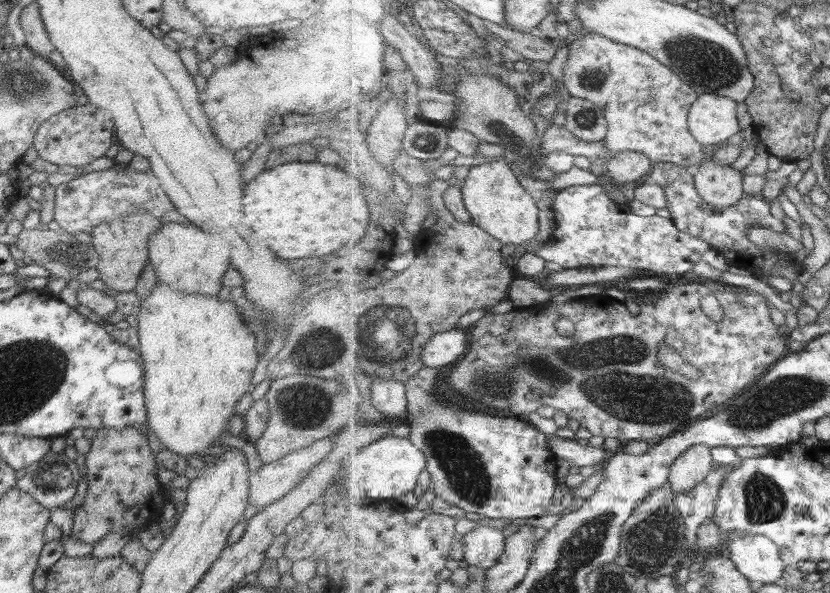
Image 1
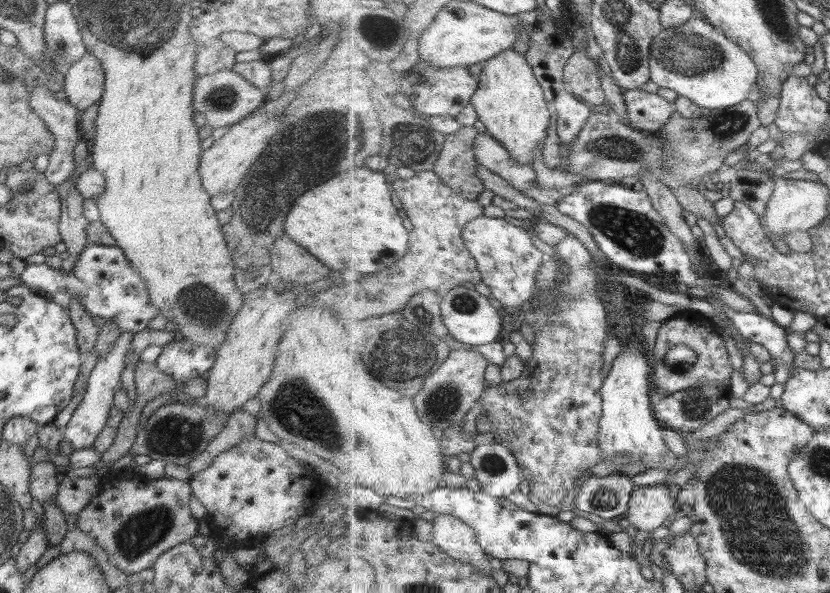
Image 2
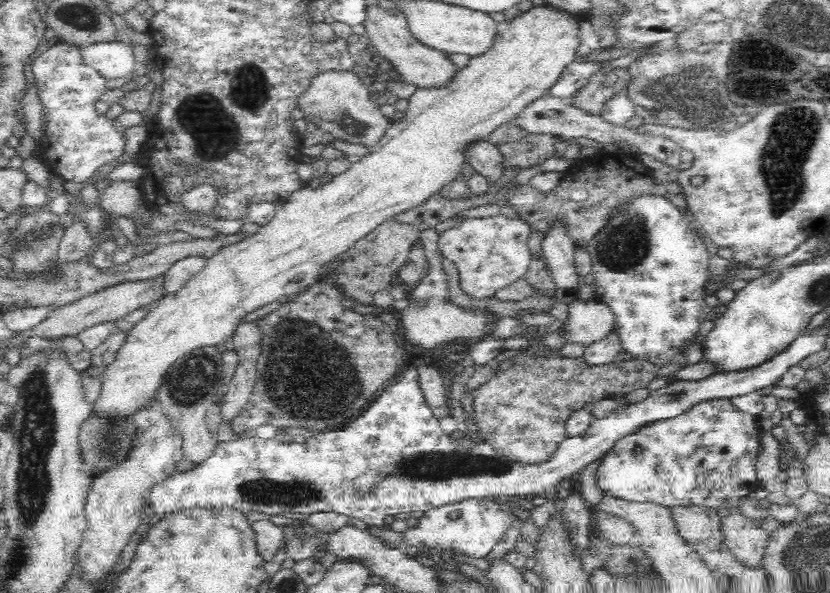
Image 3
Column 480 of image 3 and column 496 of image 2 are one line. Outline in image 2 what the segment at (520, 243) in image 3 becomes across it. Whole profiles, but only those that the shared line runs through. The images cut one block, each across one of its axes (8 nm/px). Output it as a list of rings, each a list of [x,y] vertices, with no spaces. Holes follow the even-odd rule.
[[[481,216],[467,224],[463,238],[478,264],[482,282],[490,288],[492,296],[501,302],[507,313],[519,310],[519,306],[527,300],[534,303],[537,275],[548,257],[533,245],[529,226],[517,227],[507,220]]]

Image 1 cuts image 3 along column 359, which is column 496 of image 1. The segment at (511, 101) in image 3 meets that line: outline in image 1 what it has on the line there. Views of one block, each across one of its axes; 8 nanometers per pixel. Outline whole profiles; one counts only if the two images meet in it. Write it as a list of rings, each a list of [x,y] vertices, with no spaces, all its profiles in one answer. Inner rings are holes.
[[[493,161],[470,168],[467,178],[461,183],[464,204],[475,225],[487,230],[502,244],[521,246],[539,234],[539,208],[536,194],[527,194],[519,184],[513,166],[503,161]]]

